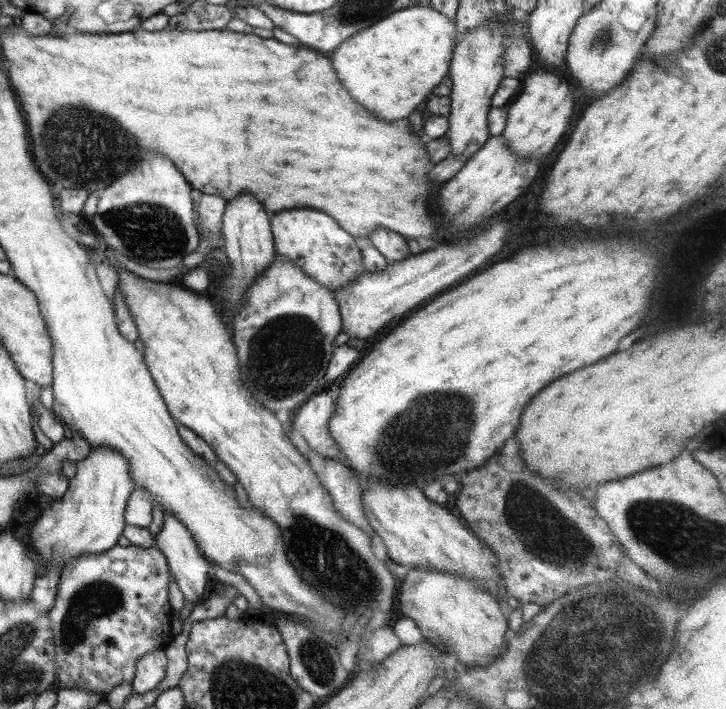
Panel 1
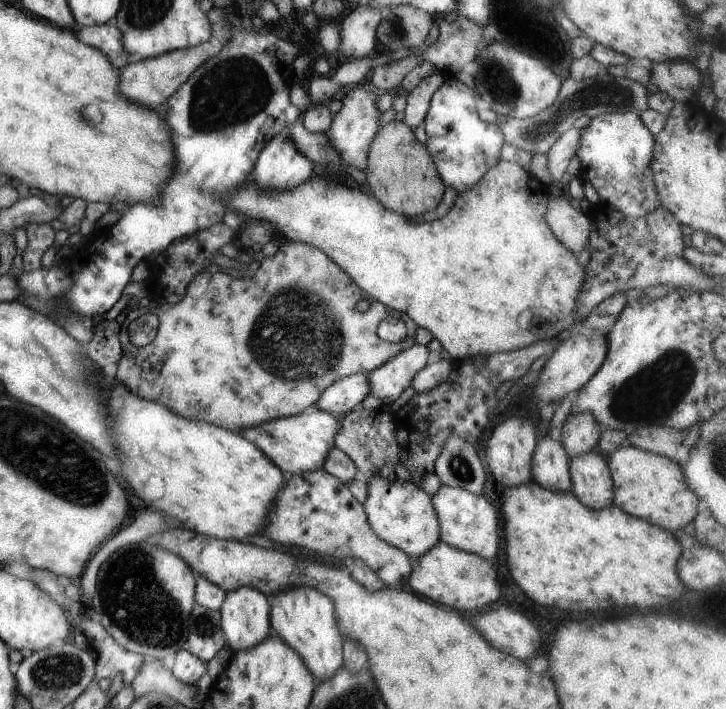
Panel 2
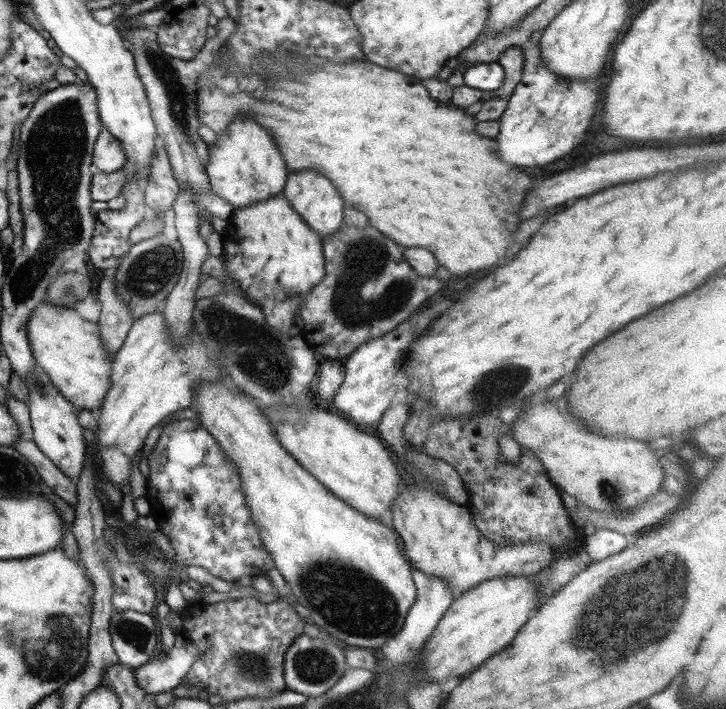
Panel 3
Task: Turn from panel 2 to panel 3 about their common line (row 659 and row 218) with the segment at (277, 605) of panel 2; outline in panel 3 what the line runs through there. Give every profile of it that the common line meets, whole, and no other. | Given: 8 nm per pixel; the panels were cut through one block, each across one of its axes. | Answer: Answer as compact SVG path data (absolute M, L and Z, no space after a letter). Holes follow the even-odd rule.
M292 172L288 174L283 195L290 206L296 210L304 220L304 223L314 232L320 234L321 238L328 238L336 233L343 226L344 202L340 194L336 194L336 188L328 178L314 174L314 172Z

